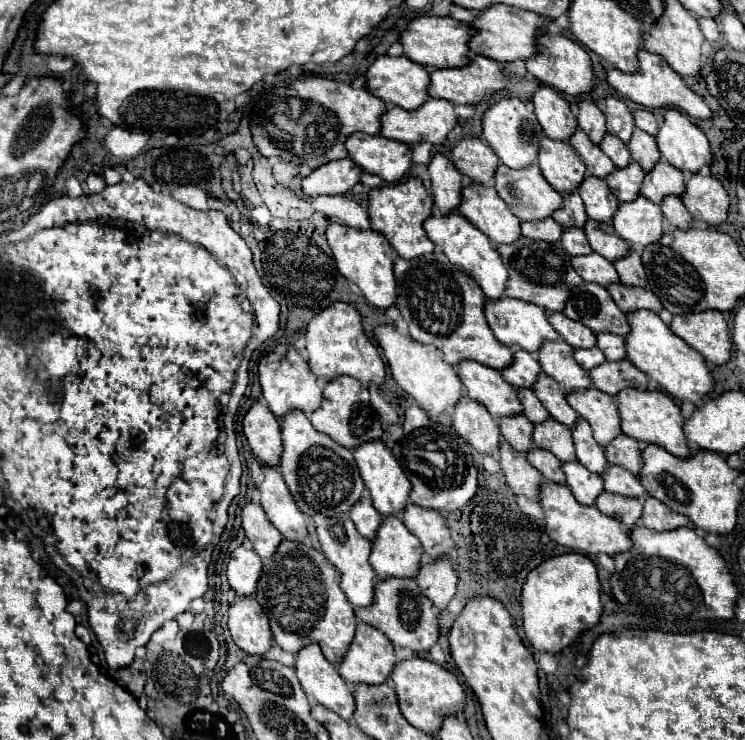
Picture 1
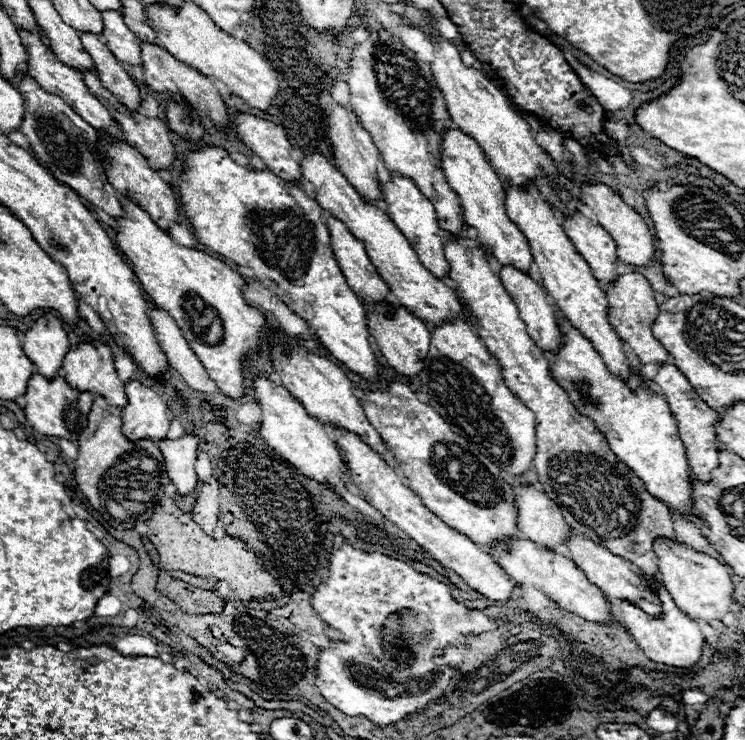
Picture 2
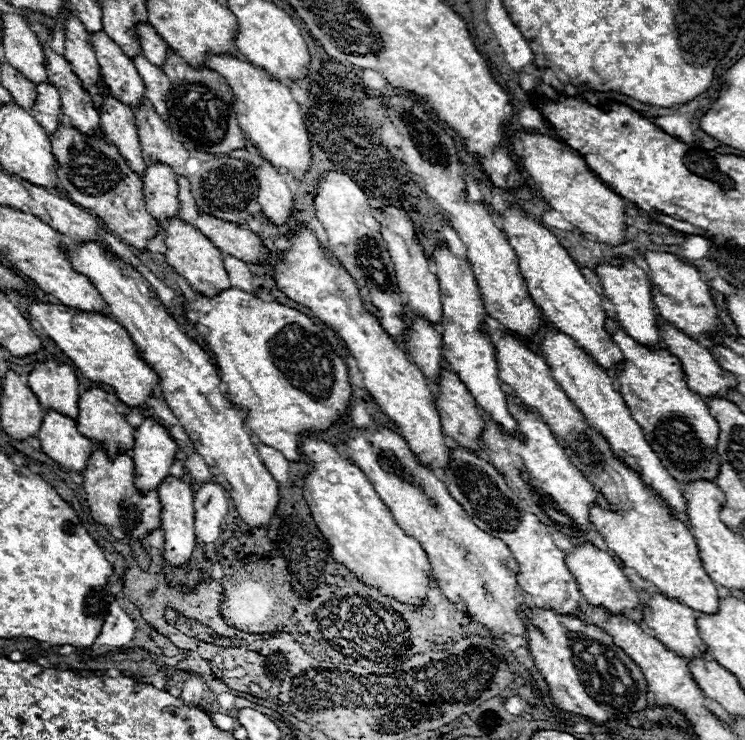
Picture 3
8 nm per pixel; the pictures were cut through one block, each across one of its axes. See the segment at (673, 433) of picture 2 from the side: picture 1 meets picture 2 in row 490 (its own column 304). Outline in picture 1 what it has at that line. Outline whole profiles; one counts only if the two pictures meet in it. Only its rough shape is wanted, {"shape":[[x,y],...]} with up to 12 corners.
{"shape":[[318,644],[296,656],[296,676],[312,702],[346,722],[354,694]]}

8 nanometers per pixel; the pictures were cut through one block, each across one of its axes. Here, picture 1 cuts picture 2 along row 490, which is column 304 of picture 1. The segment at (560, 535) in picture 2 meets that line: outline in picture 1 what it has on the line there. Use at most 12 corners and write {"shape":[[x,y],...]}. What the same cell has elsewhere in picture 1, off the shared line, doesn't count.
{"shape":[[262,466],[260,504],[284,540],[304,542],[306,516],[278,468]]}

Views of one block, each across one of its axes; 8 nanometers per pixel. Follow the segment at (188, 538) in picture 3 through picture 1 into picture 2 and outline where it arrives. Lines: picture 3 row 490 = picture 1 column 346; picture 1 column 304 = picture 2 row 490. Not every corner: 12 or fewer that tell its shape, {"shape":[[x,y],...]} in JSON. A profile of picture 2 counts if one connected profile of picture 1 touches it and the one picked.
{"shape":[[198,438],[162,440],[158,448],[178,494],[196,488]]}

